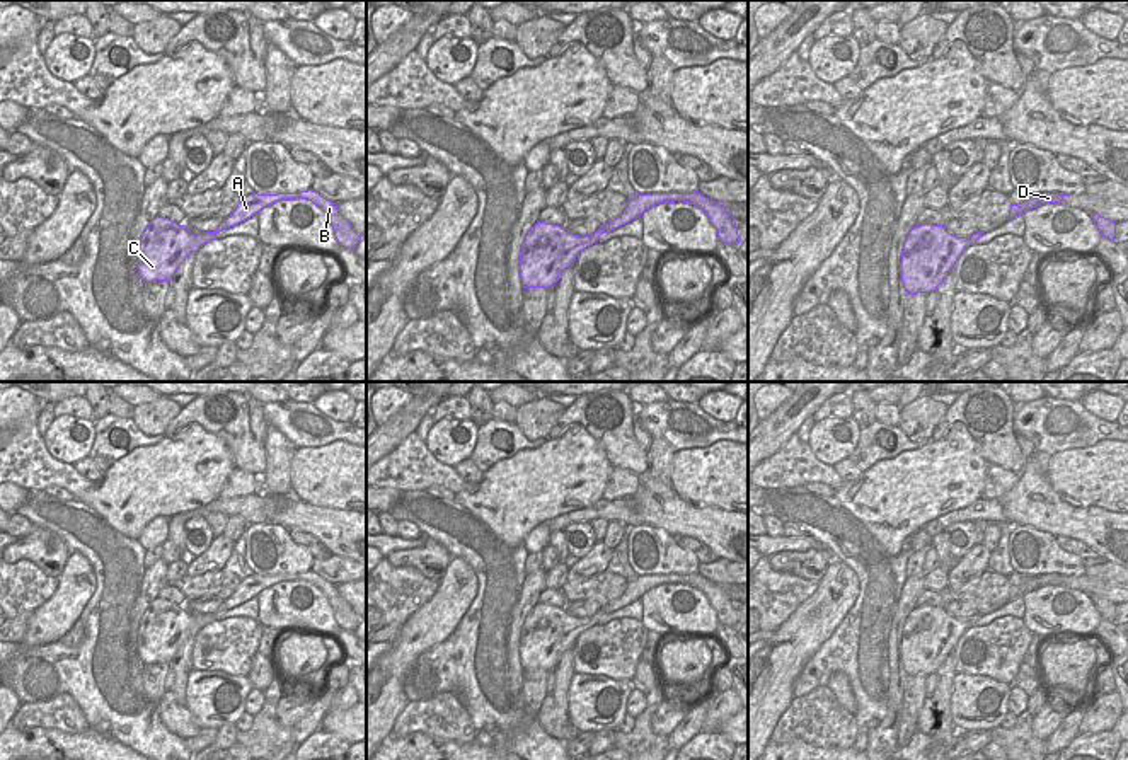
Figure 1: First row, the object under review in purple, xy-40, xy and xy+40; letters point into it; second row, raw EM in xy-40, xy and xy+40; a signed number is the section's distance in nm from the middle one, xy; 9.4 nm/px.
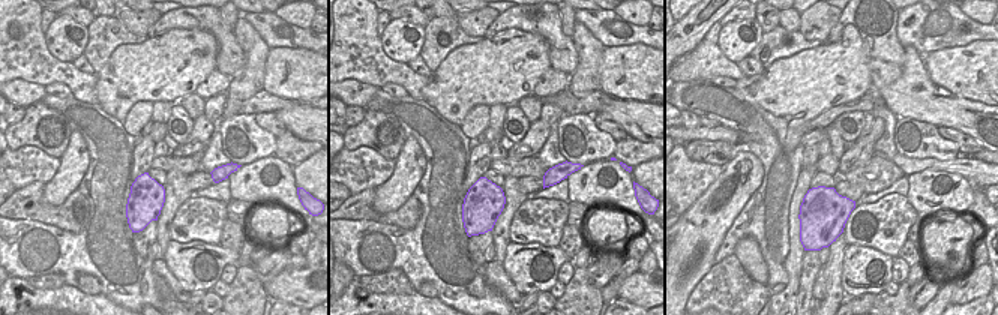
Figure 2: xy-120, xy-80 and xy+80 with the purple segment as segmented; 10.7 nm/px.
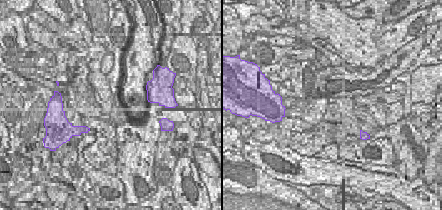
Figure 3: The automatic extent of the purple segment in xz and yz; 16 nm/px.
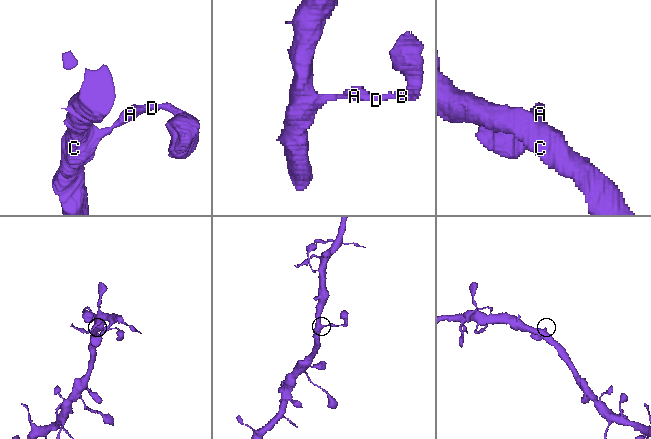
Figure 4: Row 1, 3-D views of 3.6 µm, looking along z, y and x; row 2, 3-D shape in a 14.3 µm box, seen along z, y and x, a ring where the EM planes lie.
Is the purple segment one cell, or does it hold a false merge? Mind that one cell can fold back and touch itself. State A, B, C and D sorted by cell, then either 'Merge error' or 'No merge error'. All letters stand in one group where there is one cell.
Groups: A B C D. No merge error.

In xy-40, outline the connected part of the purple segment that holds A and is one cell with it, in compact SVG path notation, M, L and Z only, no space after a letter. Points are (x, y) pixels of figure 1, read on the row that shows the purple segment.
M308 189L302 193L278 193L257 194L252 193L240 199L230 216L227 216L215 232L194 235L184 225L155 216L145 228L136 256L138 276L143 283L167 281L170 283L177 268L186 261L191 252L198 252L204 244L216 239L216 235L230 227L235 227L250 216L257 215L262 208L271 206L281 199L308 199L319 206L329 223L332 225L334 237L342 249L356 249L361 240L351 223L339 213L337 204L325 199L319 193Z

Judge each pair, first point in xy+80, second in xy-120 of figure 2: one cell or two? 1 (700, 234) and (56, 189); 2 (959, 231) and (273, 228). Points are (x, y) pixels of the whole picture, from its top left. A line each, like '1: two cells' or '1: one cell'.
1: one cell
2: one cell

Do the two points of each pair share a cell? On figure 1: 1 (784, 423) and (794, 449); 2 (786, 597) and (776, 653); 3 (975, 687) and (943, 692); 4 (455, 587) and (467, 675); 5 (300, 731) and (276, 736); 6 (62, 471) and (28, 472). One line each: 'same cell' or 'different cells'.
1: different cells
2: different cells
3: different cells
4: different cells
5: different cells
6: same cell

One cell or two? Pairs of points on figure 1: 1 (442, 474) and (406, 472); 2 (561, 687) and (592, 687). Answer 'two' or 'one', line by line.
1: one
2: two

